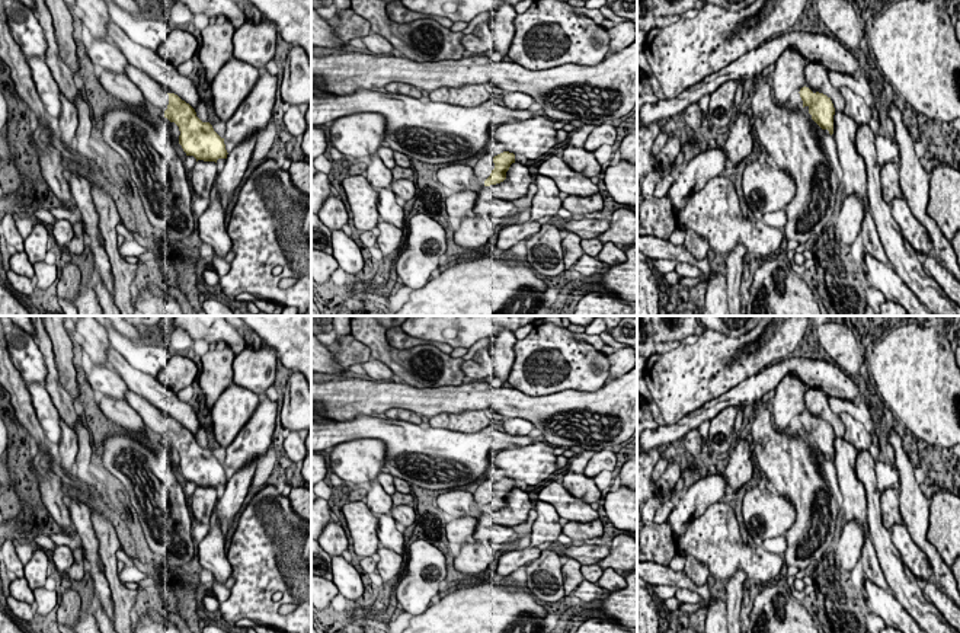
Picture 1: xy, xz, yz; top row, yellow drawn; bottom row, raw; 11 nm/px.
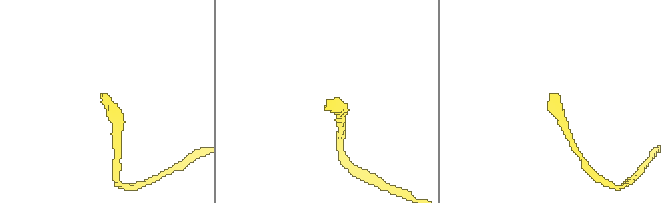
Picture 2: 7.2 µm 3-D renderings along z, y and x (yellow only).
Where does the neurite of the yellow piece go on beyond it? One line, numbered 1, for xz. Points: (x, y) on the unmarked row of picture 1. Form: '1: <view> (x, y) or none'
1: xz (485, 491)

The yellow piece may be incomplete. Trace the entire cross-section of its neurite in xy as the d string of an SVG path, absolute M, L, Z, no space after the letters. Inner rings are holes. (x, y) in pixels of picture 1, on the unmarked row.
M128 390L125 400L141 416L144 425L164 438L164 444L179 453L179 470L186 482L198 486L215 487L227 485L224 464L221 464L209 448L202 448L195 435L175 419L167 419L163 412L148 403L144 397Z

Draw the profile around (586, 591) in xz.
M583 581L572 594L582 602L592 602L595 600L601 600L604 588L593 582Z

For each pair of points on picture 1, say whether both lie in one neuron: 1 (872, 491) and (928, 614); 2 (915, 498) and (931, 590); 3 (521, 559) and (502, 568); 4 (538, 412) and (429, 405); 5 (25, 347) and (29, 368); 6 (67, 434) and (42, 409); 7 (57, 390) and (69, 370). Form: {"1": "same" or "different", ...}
{"1": "same", "2": "different", "3": "same", "4": "same", "5": "same", "6": "different", "7": "different"}

